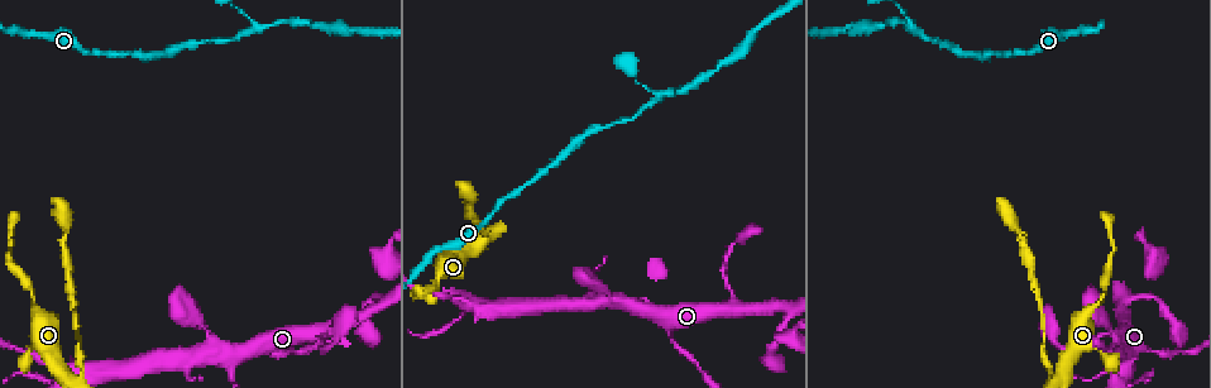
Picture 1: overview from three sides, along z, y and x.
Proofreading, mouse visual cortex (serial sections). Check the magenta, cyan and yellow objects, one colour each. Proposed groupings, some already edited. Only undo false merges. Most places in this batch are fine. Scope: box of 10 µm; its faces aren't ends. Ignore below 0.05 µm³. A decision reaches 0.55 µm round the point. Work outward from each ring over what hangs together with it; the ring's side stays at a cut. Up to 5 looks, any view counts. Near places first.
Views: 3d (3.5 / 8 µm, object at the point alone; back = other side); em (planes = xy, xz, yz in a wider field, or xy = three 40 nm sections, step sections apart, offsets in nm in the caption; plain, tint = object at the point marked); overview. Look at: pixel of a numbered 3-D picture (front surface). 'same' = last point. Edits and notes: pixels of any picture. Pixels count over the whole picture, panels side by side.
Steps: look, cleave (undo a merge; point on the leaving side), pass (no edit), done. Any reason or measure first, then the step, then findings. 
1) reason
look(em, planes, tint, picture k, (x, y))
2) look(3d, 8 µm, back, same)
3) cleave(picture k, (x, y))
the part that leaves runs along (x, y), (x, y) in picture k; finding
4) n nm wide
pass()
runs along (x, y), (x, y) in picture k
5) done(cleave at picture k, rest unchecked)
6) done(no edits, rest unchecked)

look(3d, 8 µm, picture 1, (32, 297))

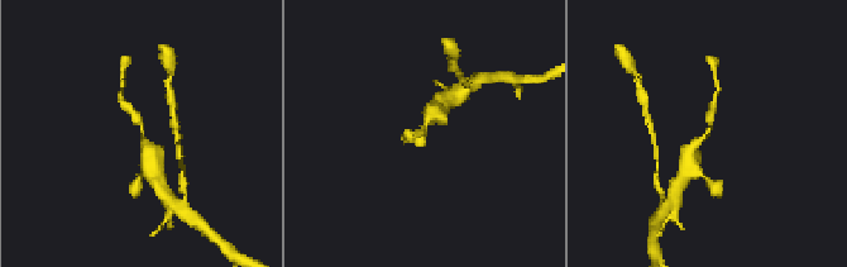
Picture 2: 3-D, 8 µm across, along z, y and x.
arms of 250, 450 nm
look(em, xy, step 3, tint, same)

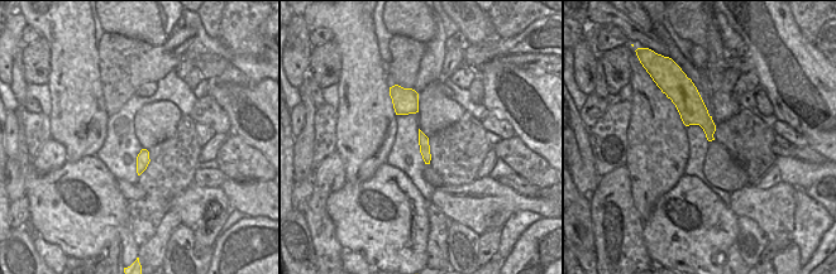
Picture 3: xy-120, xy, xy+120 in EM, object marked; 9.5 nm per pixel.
pass()
one cell here

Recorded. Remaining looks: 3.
three-way junction
look(3d, 3.5 µm, picture 1, (658, 98))

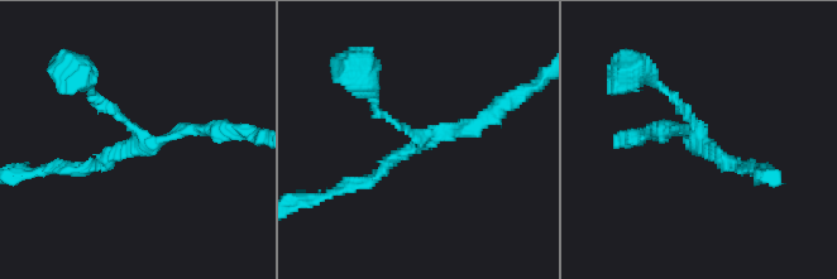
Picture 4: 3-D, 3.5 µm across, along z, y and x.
3 arms; arms of 100, 150, 200 nm
look(em, xy, step 5, tint, picture 4, (136, 147))

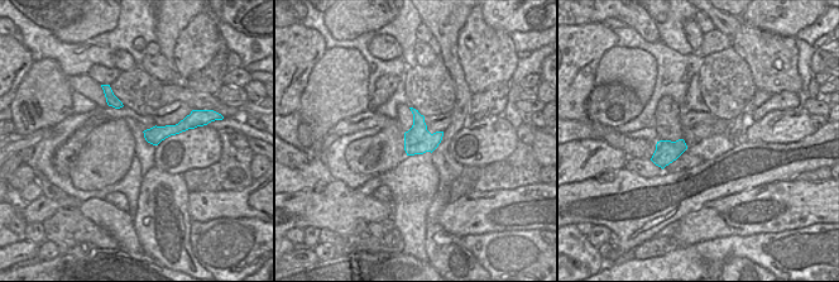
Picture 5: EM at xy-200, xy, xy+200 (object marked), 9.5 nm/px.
pass()
runs along (354, 184), (440, 130), (494, 114) in picture 4; all the same cell

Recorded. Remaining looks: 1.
done(no edits, rest unchecked)

